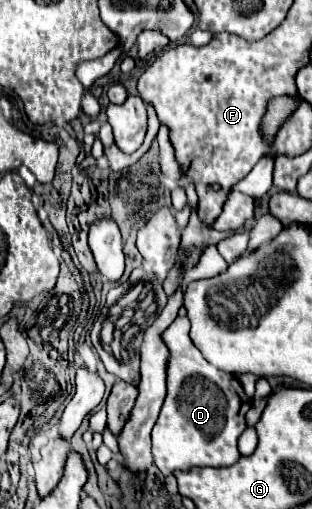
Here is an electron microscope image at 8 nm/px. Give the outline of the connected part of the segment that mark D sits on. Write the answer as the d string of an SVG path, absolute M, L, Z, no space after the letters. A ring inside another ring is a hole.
M178 316L162 334L170 350L168 358L168 396L162 412L152 428L152 456L158 470L168 476L174 470L188 470L192 466L232 466L240 454L236 448L238 436L246 430L246 412L250 398L240 390L240 382L216 370L188 336L188 316ZM240 396L242 396L242 430L240 430Z

